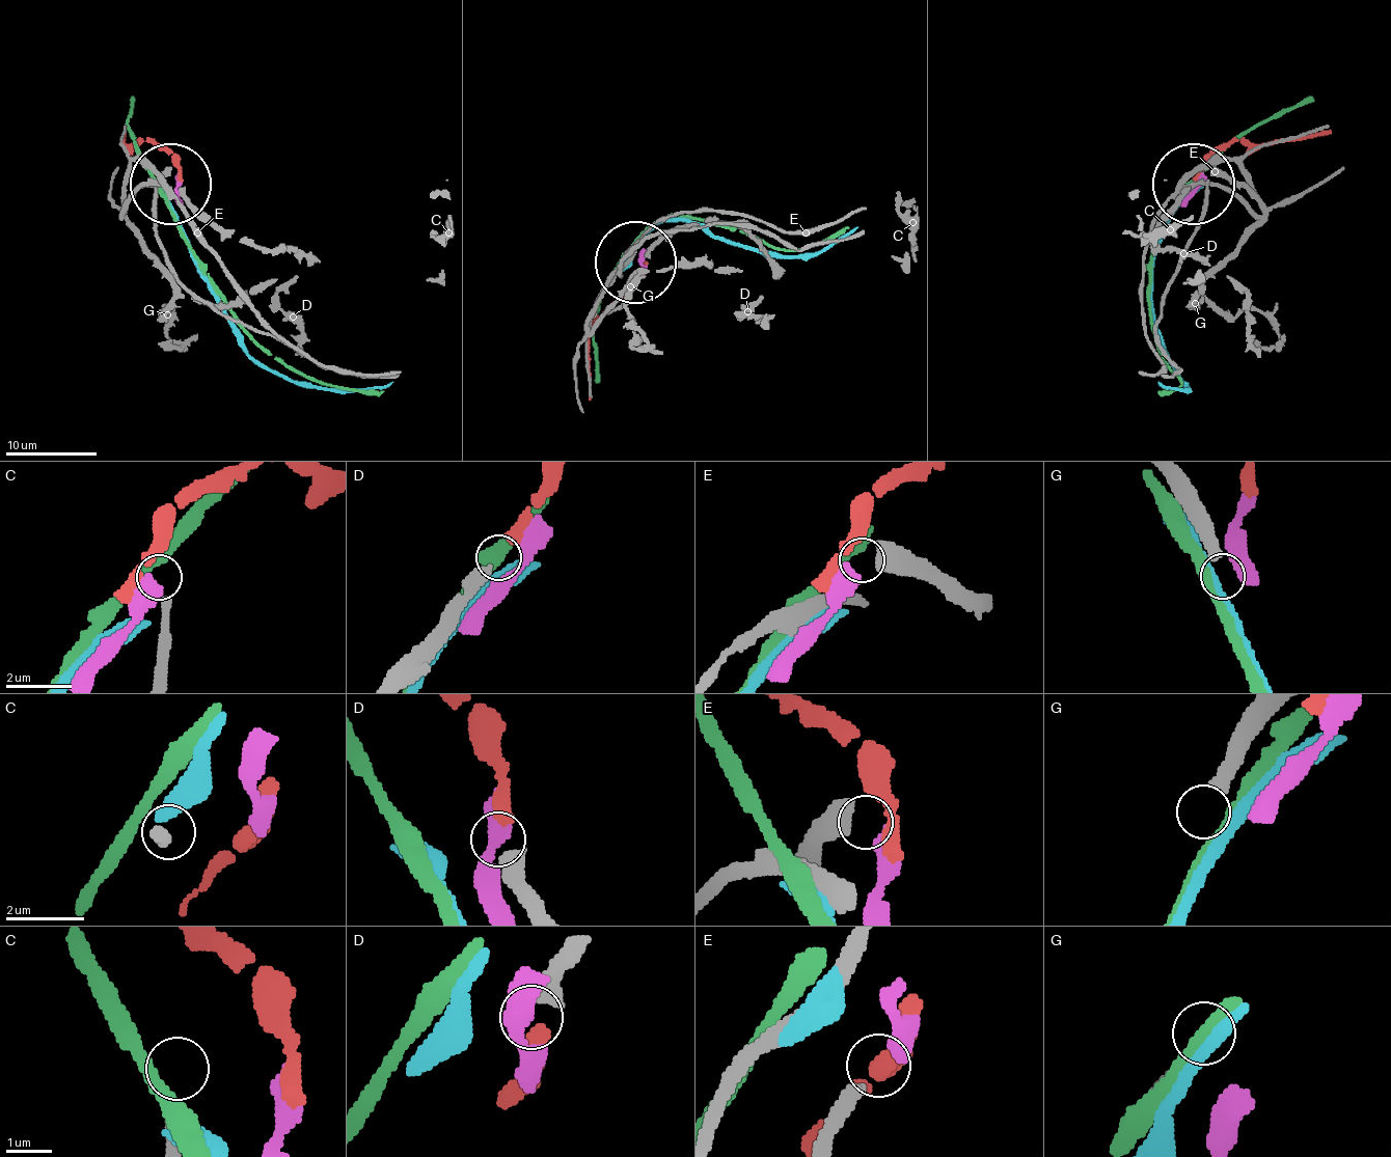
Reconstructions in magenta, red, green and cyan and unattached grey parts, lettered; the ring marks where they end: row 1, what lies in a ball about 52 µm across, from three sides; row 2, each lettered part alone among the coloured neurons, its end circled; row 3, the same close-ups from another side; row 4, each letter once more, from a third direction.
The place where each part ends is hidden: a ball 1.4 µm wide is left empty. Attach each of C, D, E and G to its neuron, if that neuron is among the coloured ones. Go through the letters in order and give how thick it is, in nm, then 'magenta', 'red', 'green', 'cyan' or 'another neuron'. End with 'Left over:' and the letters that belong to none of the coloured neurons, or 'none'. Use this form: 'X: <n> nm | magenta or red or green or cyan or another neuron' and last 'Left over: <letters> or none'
C: 280 nm | another neuron
D: 460 nm | red
E: 480 nm | magenta
G: 340 nm | another neuron
Left over: C, G

